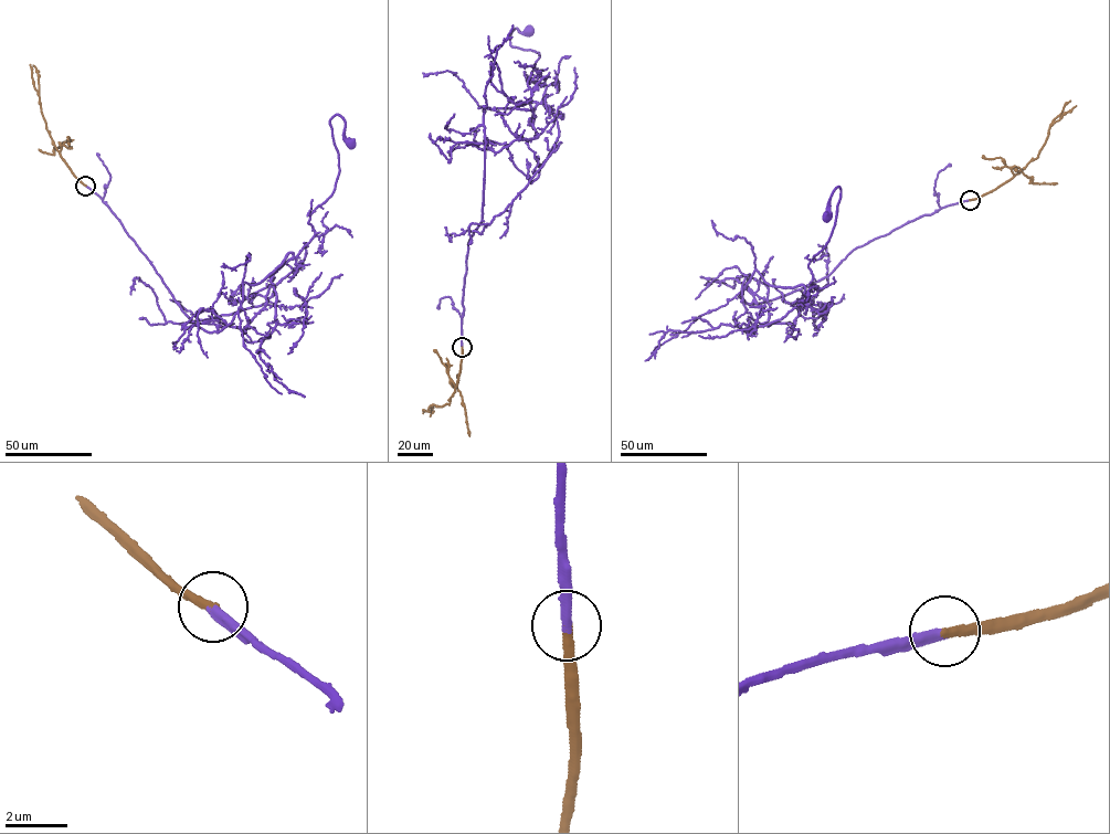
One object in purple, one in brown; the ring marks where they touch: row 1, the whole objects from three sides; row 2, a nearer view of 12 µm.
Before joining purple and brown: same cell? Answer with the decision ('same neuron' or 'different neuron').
same neuron

